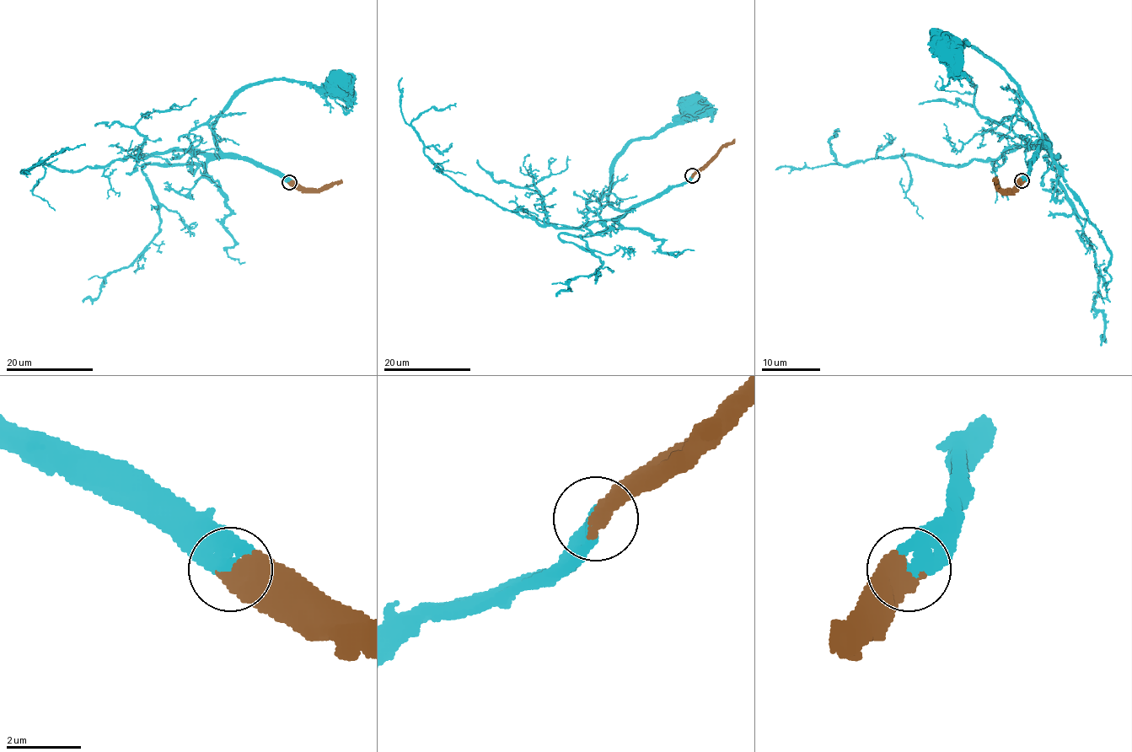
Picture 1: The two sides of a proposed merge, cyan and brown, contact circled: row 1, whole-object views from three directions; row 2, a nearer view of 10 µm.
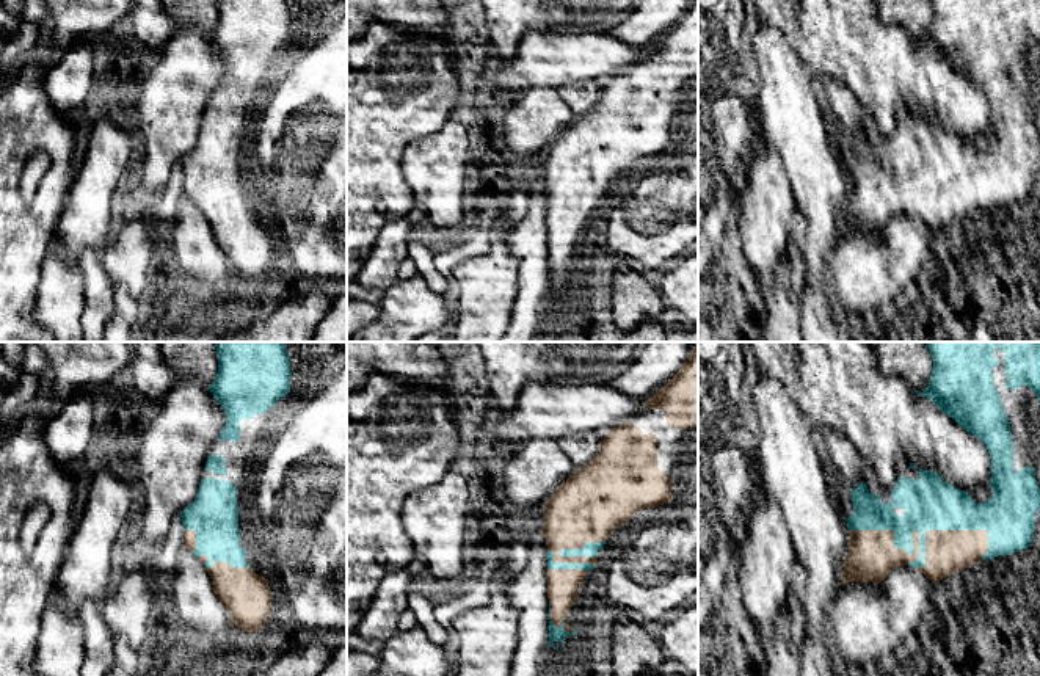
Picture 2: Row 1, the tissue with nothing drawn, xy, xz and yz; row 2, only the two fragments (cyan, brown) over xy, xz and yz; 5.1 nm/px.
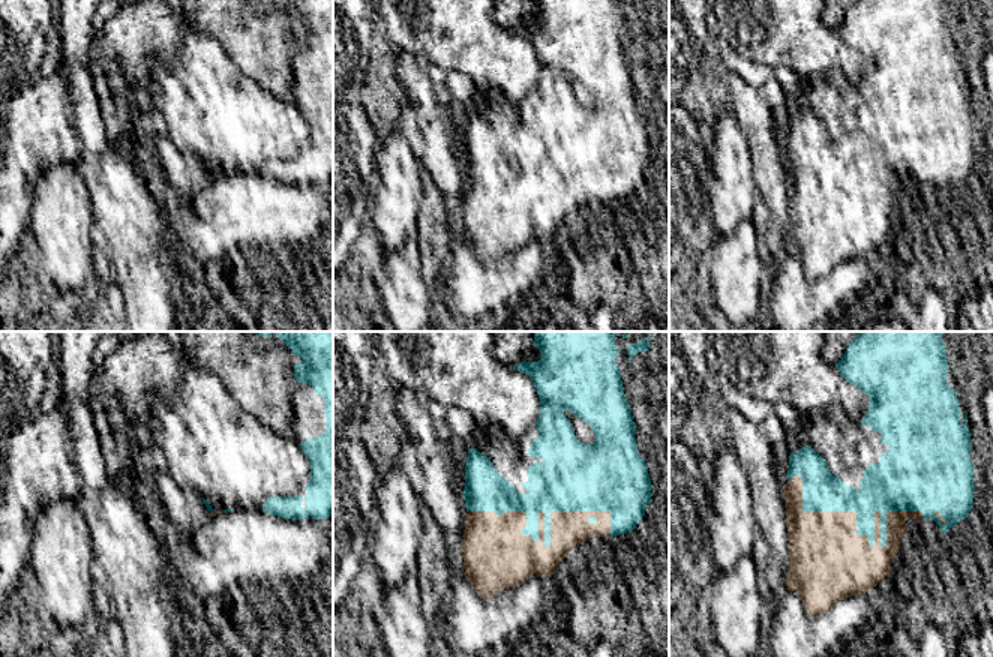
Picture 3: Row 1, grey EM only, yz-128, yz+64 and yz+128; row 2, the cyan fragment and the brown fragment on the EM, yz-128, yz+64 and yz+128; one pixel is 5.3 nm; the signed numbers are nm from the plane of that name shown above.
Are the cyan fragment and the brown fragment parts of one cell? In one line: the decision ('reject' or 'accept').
accept

